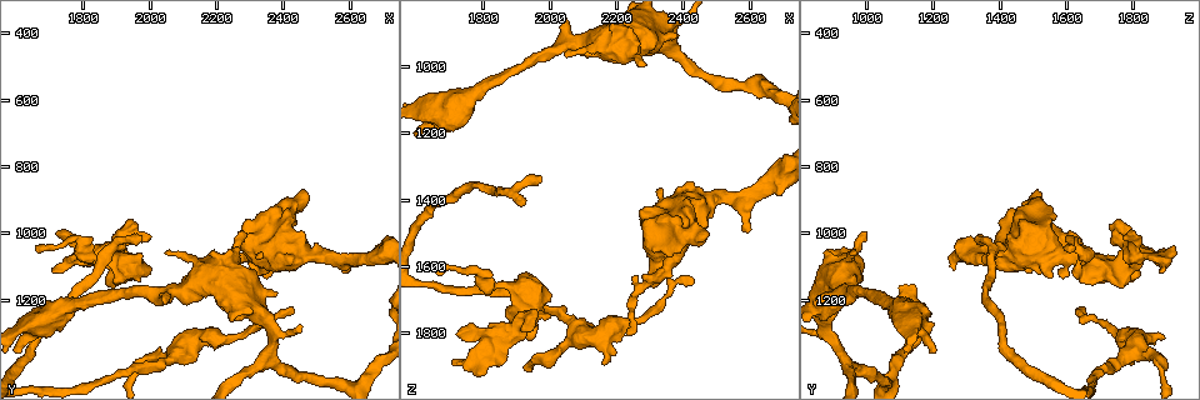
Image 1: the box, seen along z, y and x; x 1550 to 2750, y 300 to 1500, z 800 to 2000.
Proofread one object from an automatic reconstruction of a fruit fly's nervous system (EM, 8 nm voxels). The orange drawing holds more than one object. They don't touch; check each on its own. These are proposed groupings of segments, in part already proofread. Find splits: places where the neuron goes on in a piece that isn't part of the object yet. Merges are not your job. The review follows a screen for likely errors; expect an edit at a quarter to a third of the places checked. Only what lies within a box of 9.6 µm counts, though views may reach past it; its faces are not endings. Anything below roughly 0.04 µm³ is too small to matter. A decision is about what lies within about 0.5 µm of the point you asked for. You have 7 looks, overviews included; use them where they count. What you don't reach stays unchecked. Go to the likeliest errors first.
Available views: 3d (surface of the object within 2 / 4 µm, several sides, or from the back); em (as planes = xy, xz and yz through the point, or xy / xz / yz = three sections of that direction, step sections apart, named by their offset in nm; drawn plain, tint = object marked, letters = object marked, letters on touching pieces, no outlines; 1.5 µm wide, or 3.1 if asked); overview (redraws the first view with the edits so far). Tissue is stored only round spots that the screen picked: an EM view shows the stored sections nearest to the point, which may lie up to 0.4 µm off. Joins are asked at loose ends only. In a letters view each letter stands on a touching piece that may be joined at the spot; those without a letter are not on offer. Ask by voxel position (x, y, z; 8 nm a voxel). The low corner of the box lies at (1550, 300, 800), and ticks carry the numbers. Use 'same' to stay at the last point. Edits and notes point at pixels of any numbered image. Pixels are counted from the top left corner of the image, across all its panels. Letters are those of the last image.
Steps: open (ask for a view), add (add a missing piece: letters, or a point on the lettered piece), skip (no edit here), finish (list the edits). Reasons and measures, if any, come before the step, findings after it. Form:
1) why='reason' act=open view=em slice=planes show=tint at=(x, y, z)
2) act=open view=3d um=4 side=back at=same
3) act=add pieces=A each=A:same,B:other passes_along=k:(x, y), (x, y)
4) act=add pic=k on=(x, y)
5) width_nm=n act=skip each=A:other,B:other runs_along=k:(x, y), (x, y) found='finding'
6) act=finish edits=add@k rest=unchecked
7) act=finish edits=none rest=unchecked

why='end of a long branch' act=open view=em slice=yz step=8 show=tint at=(1980, 1010, 1330)

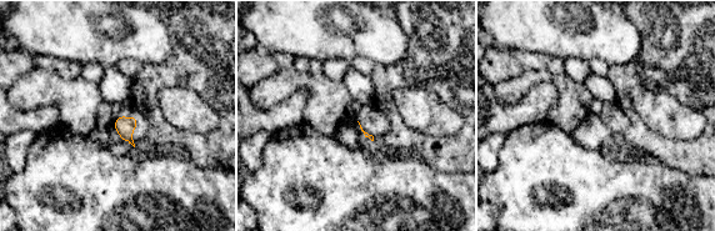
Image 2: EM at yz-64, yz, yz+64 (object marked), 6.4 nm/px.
act=open view=em slice=planes show=letters at=same

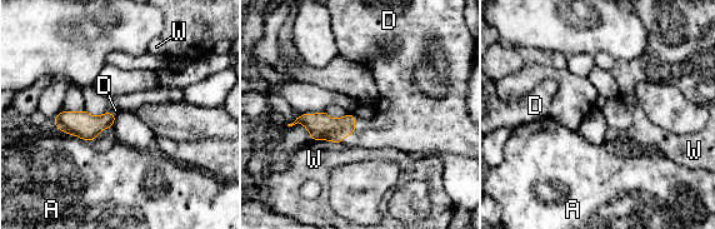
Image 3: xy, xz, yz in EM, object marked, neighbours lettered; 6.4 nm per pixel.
act=add pieces=D each=A:other,D:same,W:other passes_along=3:(320, 127), (354, 132), (391, 127) found='the neuron continues'

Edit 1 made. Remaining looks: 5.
why='see it whole again' act=open view=overview

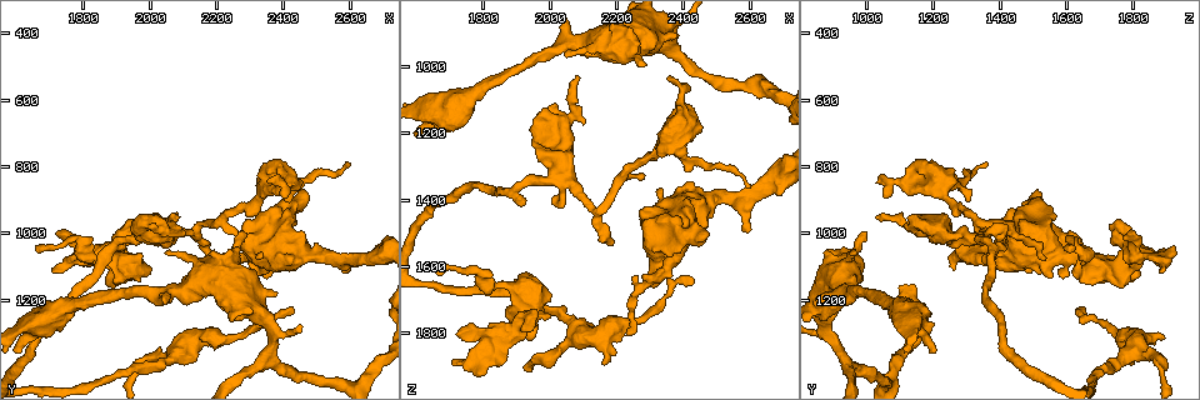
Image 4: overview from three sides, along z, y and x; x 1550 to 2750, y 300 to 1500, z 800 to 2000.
why='free end' act=open view=em um=3.1 slice=xy step=8 show=letters at=(1700, 1110, 1880)

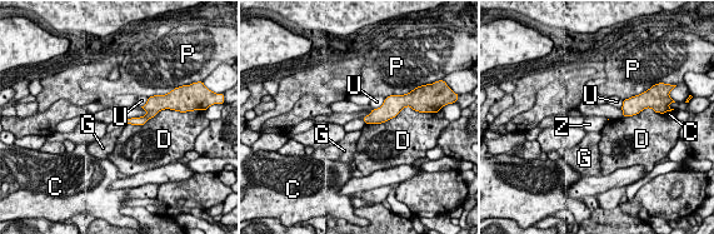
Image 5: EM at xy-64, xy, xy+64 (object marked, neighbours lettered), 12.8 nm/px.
act=skip each=C:other,D:other,G:other,P:other,U:other,Z:other found='no lettered piece goes on from it'

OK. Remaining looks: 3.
why='branch stops here' act=open view=3d um=2 at=(2420, 910, 1310)

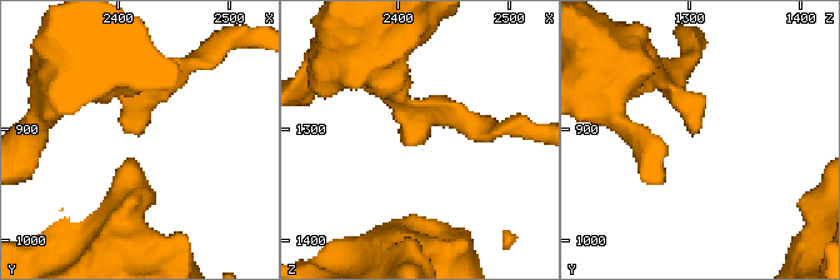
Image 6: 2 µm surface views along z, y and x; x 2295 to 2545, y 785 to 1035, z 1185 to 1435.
why='now the EM' act=open view=em slice=planes show=tint at=(2418, 904, 1308)

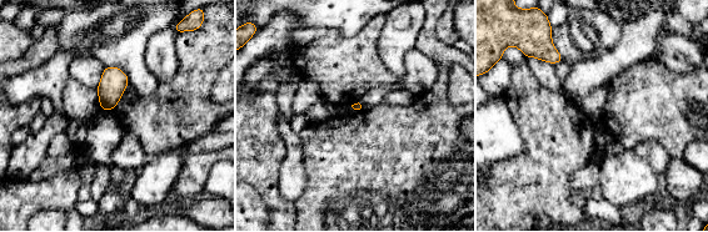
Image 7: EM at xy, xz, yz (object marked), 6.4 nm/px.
why='see the neighbours' act=open view=em slice=planes show=letters at=same

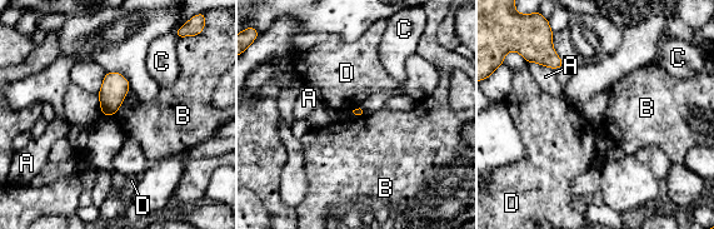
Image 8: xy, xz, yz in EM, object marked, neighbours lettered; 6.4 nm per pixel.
act=skip each=A:other,B:other,C:other,D:other found='no lettered piece goes on from it'

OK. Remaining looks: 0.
act=finish edits=add@3 rest=unchecked

